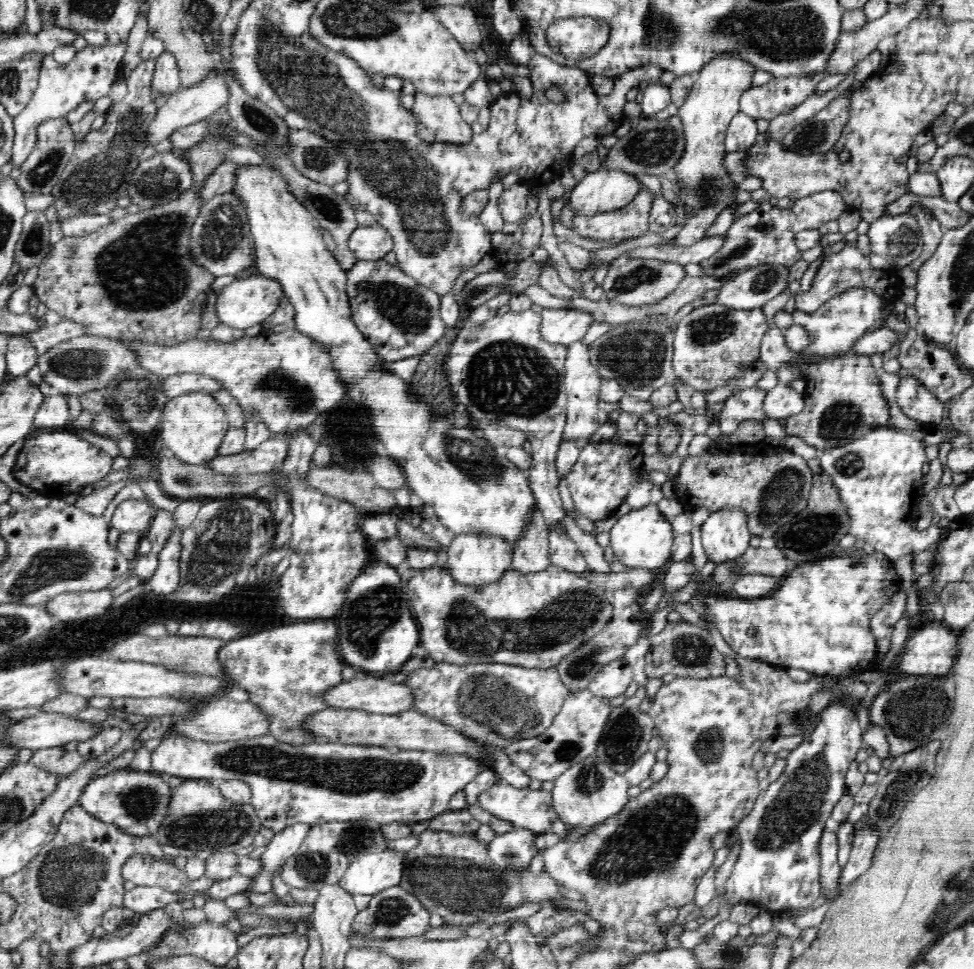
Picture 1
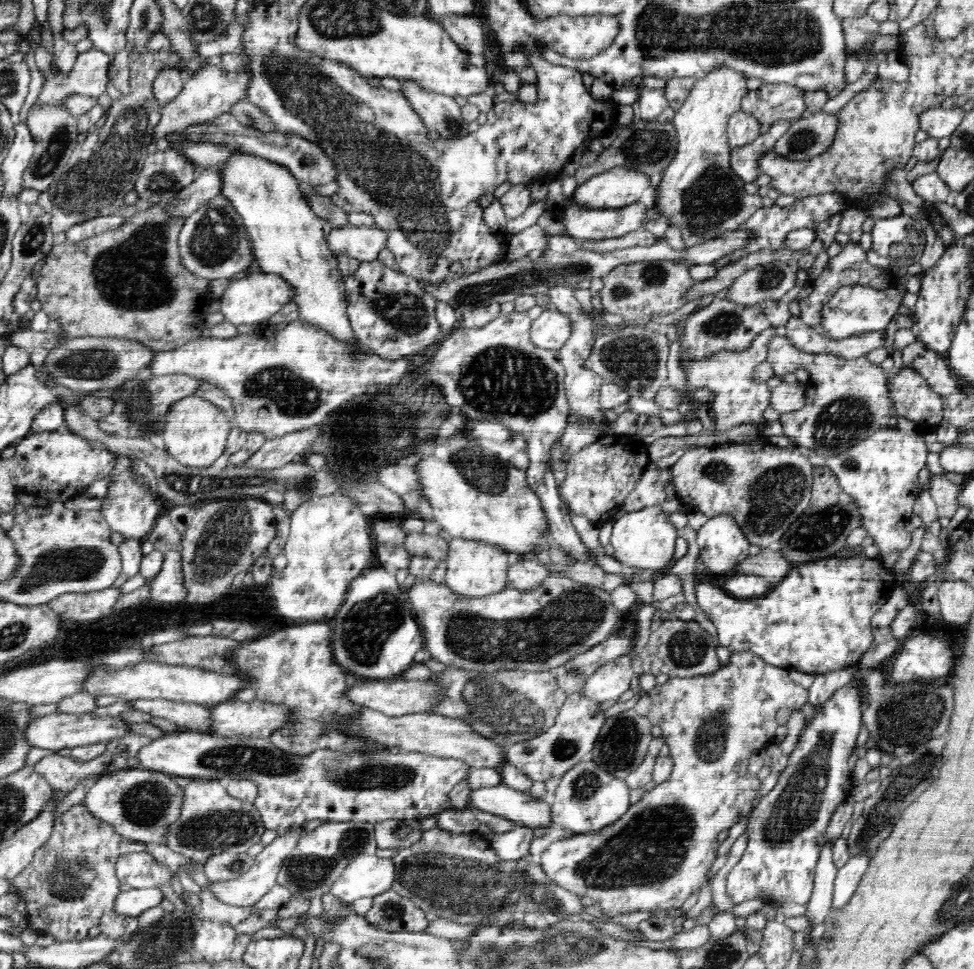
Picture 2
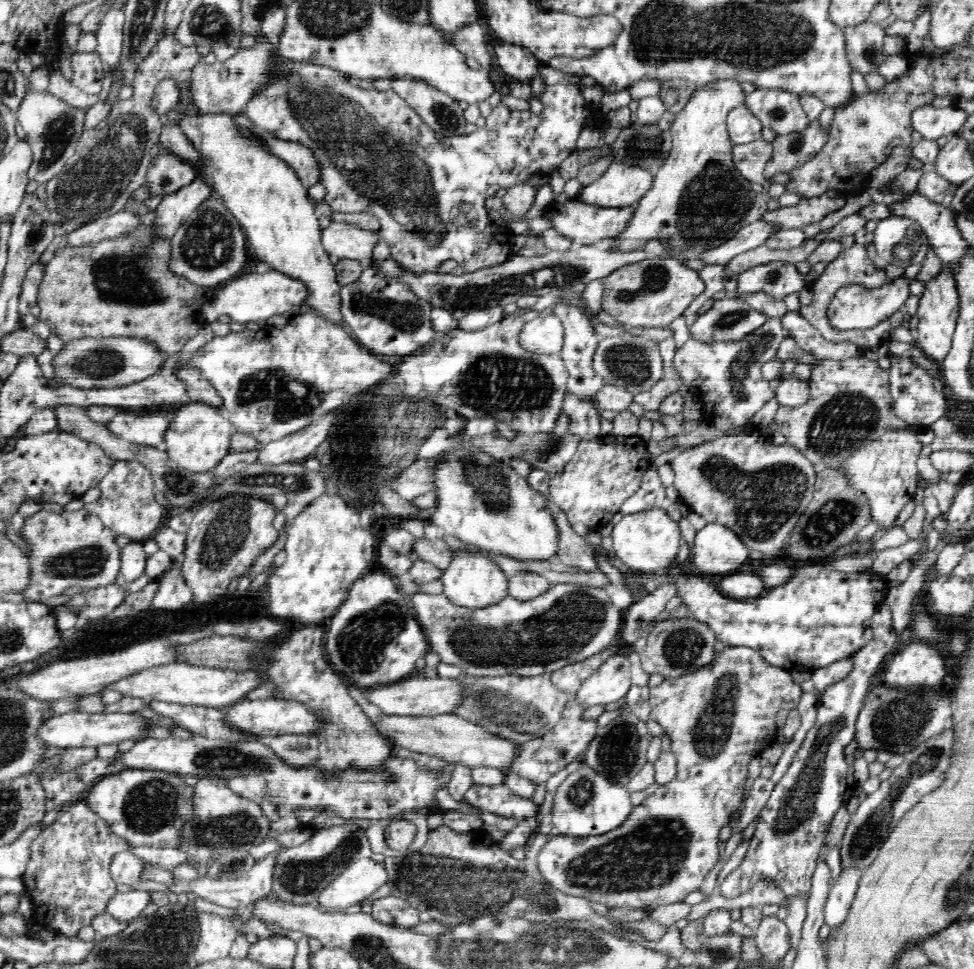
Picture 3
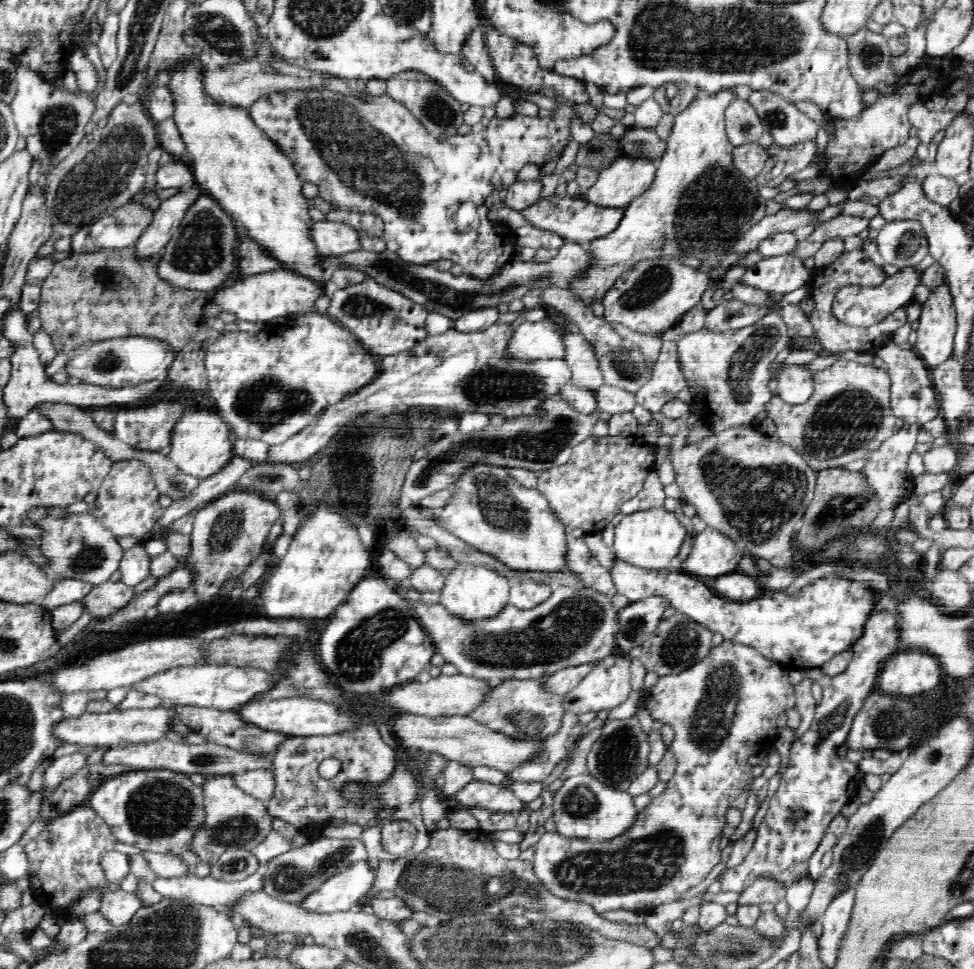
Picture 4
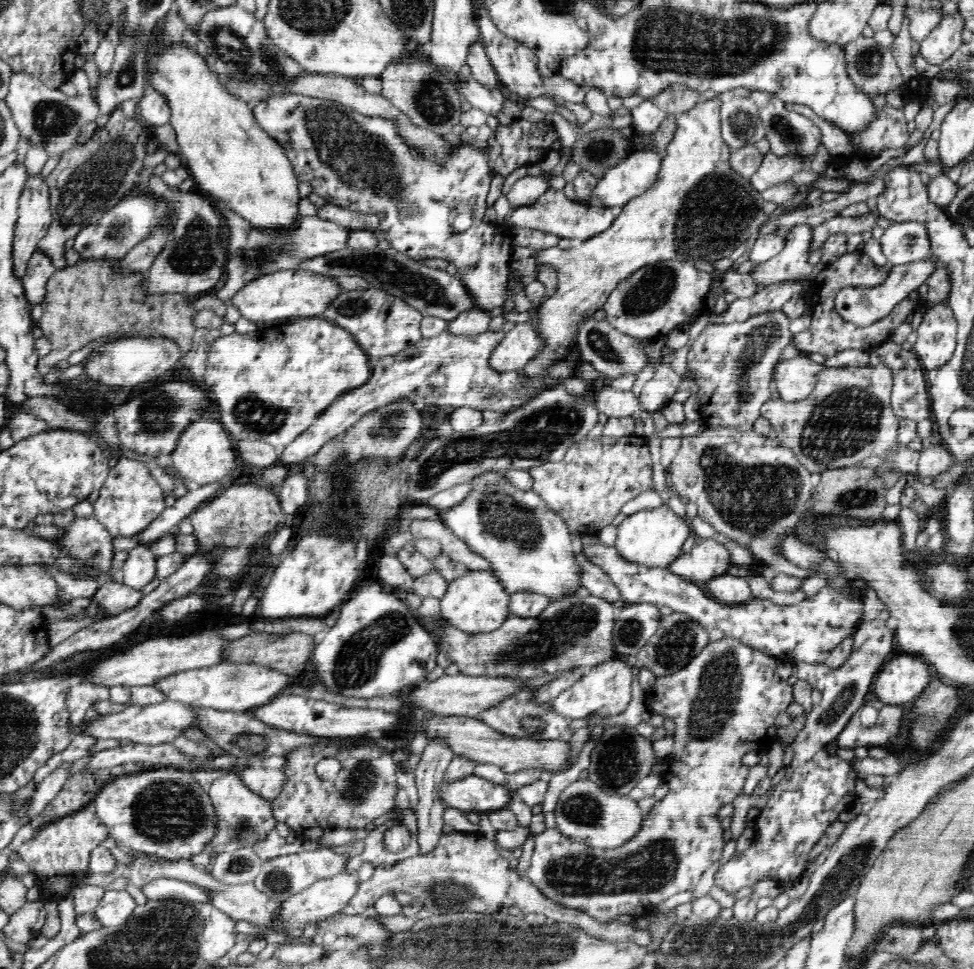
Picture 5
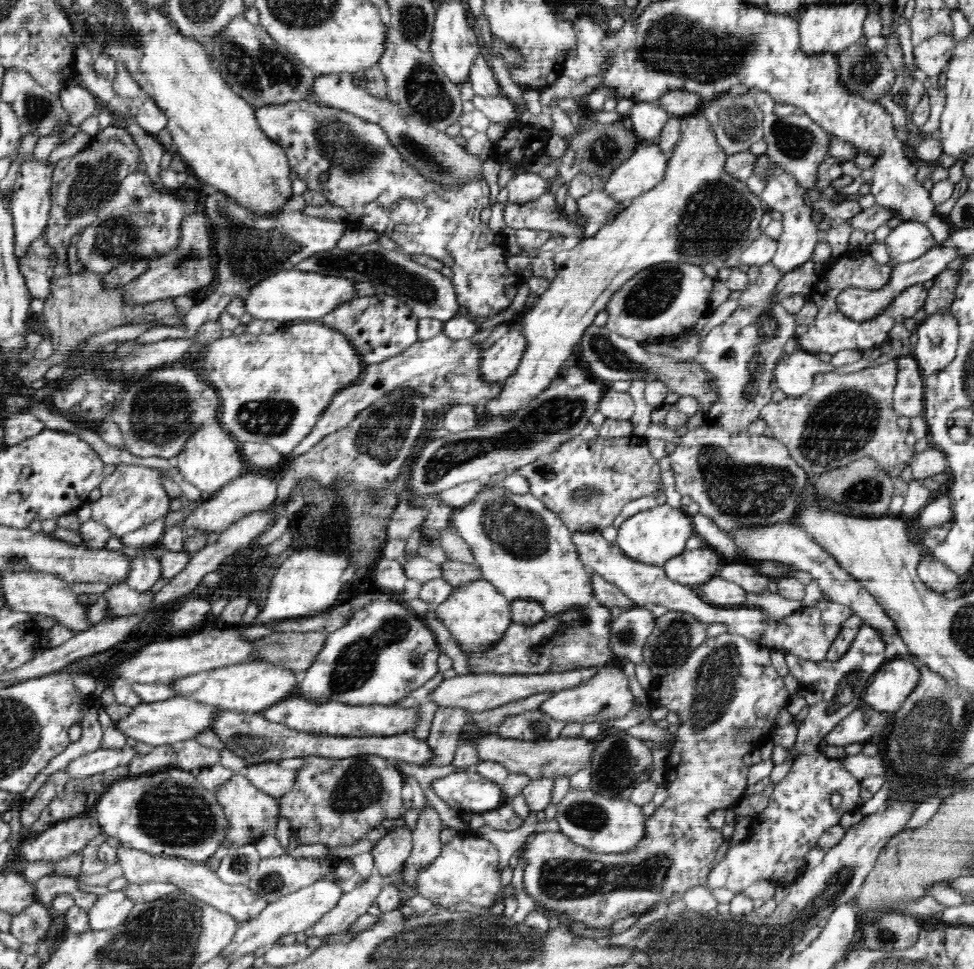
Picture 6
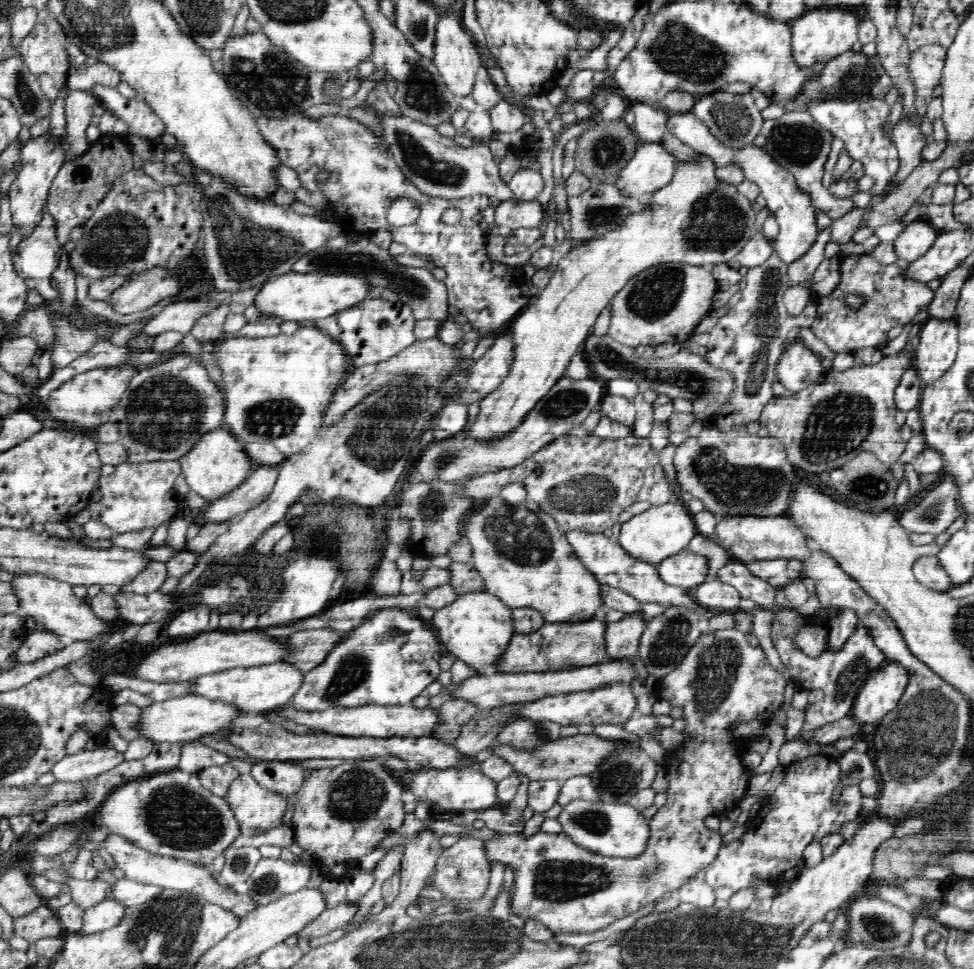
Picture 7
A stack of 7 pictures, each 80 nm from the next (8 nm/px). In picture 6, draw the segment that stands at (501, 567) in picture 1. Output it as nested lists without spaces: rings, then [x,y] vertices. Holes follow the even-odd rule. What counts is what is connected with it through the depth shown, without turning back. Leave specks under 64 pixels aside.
[[[483,576],[474,582],[454,586],[448,600],[438,606],[436,615],[438,615],[438,621],[442,622],[450,631],[462,653],[482,653],[489,647],[500,643],[513,622],[511,620],[511,604]]]

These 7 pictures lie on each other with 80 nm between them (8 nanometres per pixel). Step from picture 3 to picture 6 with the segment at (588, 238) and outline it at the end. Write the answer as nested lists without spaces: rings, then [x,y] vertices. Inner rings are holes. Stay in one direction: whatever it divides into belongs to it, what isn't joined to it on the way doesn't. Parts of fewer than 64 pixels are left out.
[[[550,190],[532,202],[524,204],[507,202],[504,208],[504,220],[510,228],[549,230],[556,235],[575,235],[582,239],[584,224],[579,222],[578,214],[574,221],[567,221],[564,216],[564,208],[559,211],[556,195],[552,195]]]

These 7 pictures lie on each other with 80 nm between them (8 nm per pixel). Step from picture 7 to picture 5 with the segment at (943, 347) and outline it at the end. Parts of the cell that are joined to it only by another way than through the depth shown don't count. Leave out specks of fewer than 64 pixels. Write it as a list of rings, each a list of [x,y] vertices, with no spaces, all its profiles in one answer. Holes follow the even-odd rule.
[[[948,300],[924,311],[912,351],[928,372],[944,366],[952,358],[957,344],[957,320]]]

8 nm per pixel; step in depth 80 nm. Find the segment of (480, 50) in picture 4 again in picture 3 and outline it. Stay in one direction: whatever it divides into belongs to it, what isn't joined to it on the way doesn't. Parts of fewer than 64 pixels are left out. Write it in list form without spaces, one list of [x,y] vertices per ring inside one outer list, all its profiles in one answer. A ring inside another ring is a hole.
[[[472,22],[454,30],[452,43],[466,57],[477,60],[482,71],[490,72],[491,57],[486,43],[486,30],[479,22]]]

